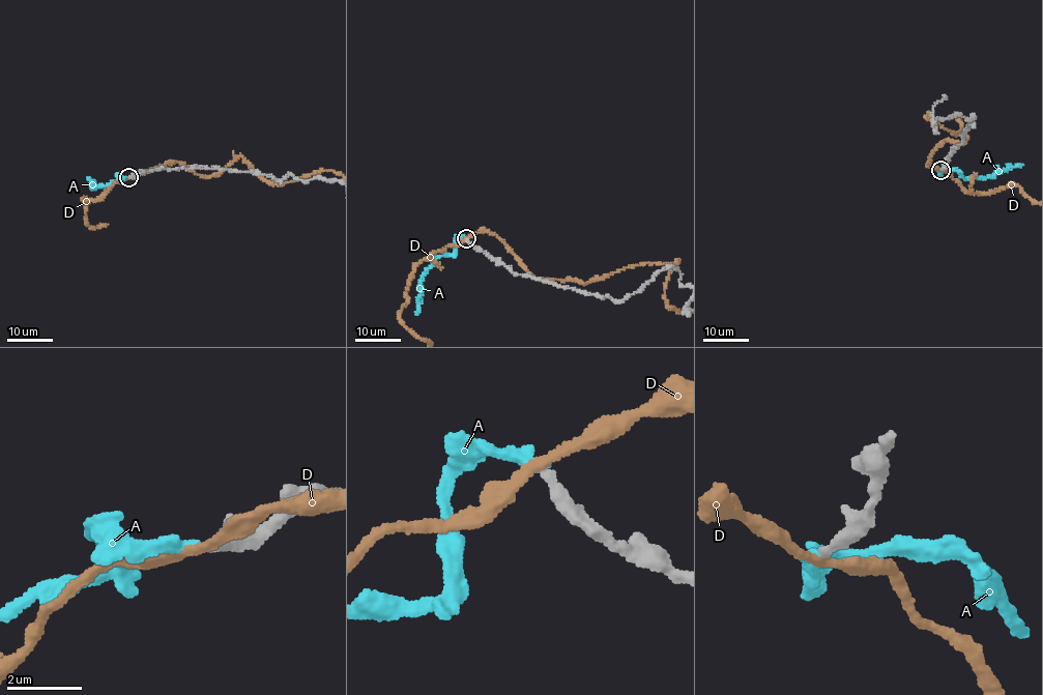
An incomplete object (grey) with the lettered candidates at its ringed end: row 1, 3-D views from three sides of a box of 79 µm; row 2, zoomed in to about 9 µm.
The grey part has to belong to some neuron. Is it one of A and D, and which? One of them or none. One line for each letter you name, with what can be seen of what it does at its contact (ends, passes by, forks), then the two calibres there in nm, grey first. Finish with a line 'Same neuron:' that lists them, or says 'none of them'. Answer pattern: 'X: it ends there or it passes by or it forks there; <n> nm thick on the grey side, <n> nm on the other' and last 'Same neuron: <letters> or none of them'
A: it ends there; 280 nm thick on the grey side, 300 nm on the other
Same neuron: A

